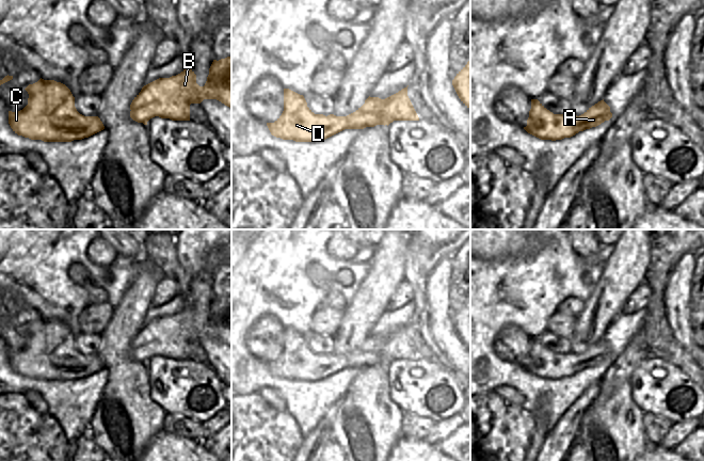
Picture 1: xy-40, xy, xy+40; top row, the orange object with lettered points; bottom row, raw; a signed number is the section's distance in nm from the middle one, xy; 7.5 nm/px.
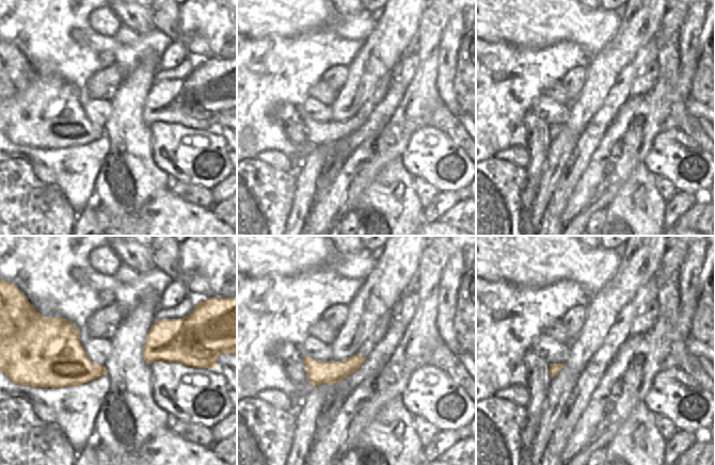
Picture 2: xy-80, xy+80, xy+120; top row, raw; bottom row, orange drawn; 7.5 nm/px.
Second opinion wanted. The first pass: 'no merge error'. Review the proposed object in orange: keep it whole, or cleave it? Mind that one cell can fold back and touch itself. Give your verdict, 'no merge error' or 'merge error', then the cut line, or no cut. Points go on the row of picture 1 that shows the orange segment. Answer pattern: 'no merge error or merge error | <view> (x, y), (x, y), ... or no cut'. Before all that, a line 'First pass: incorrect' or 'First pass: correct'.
First pass: incorrect
merge error | xy (364, 104), (364, 109), (373, 112), (382, 124)

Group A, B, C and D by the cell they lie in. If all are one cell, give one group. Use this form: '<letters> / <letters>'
A C D / B

